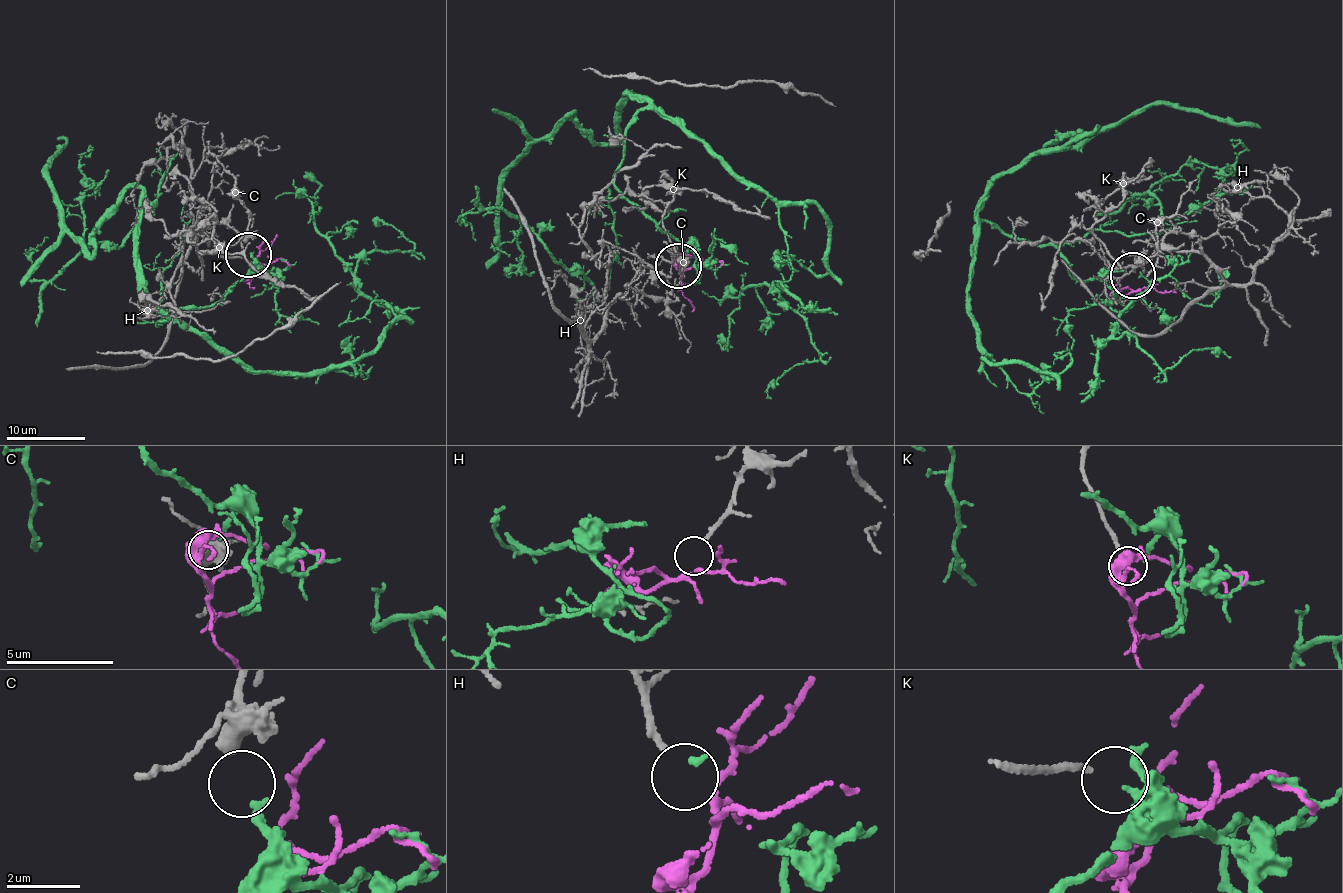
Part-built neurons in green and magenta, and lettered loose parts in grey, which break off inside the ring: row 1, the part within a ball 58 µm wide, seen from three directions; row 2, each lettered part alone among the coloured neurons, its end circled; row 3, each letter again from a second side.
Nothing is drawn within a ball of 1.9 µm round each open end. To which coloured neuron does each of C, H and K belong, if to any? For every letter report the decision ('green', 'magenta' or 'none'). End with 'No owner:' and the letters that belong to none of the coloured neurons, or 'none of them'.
C: green
H: magenta
K: none
No owner: K

